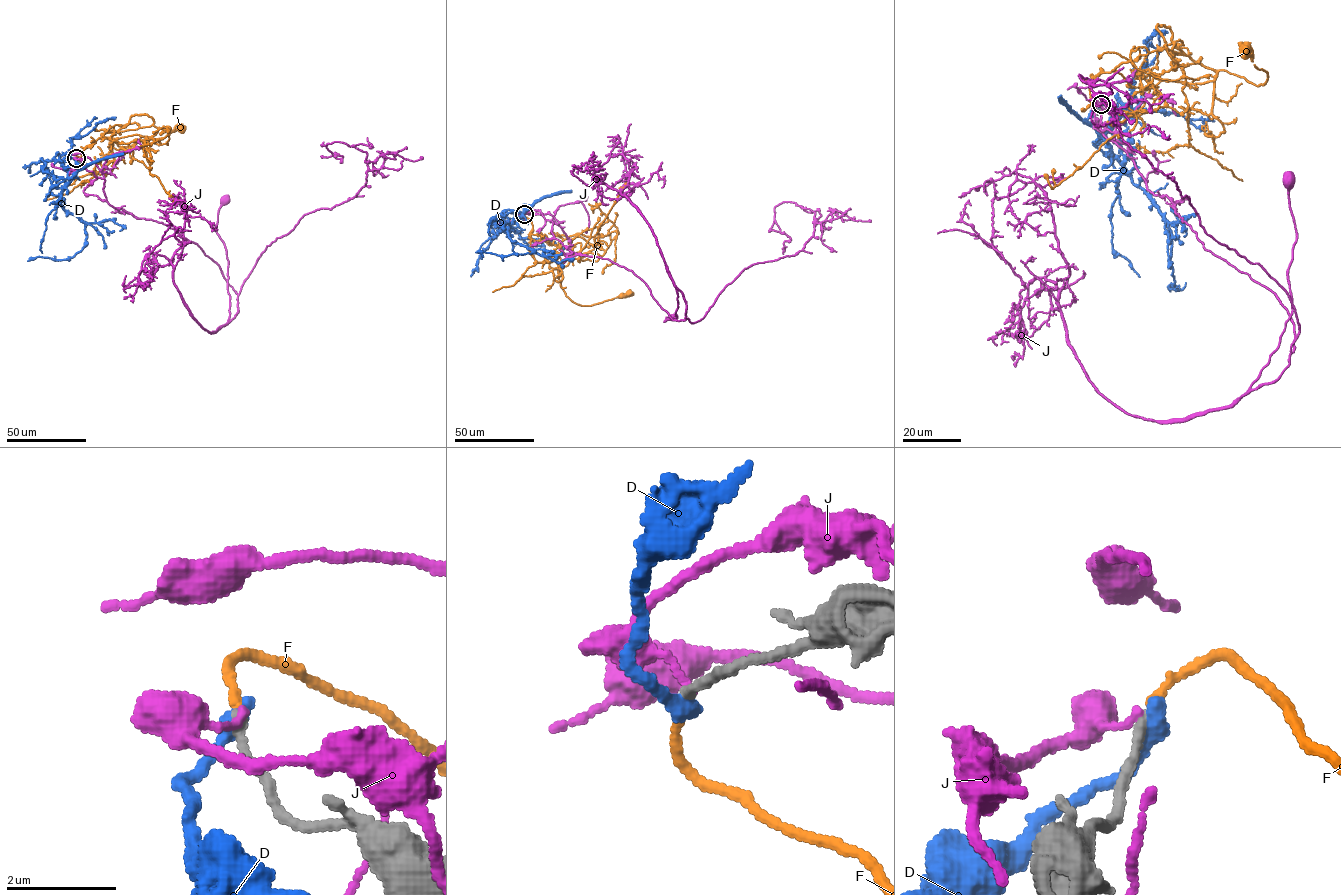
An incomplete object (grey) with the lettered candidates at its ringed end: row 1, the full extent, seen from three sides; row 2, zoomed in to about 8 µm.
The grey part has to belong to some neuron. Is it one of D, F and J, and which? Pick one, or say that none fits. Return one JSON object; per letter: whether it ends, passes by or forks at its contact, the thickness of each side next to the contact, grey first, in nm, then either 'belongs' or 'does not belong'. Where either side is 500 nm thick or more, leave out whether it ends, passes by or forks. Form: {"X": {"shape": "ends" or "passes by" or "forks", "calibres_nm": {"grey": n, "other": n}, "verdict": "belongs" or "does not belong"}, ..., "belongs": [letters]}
{"D": {"shape": "ends", "calibres_nm": {"grey": 200, "other": 360}, "verdict": "does not belong"}, "F": {"shape": "ends", "calibres_nm": {"grey": 160, "other": 150}, "verdict": "belongs"}, "J": {"shape": "ends", "calibres_nm": {"grey": 180, "other": 130}, "verdict": "does not belong"}, "belongs": ["F"]}

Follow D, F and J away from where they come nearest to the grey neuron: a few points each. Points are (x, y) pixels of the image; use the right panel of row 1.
D: (1101, 104), (1085, 121), (1165, 218), (1171, 234), (1170, 263), (1177, 289), (1170, 284), (1170, 291)
F: (1101, 104), (1137, 115), (1157, 51), (1183, 44), (1163, 47), (1157, 25), (1196, 62), (1263, 85), (1245, 51)
J: (1101, 104), (1093, 126), (1147, 189), (1289, 314), (1290, 364), (1234, 403), (1292, 311), (1290, 178)

